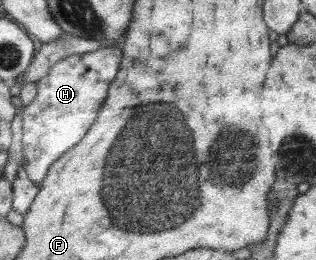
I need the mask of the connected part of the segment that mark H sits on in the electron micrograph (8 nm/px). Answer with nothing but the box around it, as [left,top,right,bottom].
[20,46,124,184]

